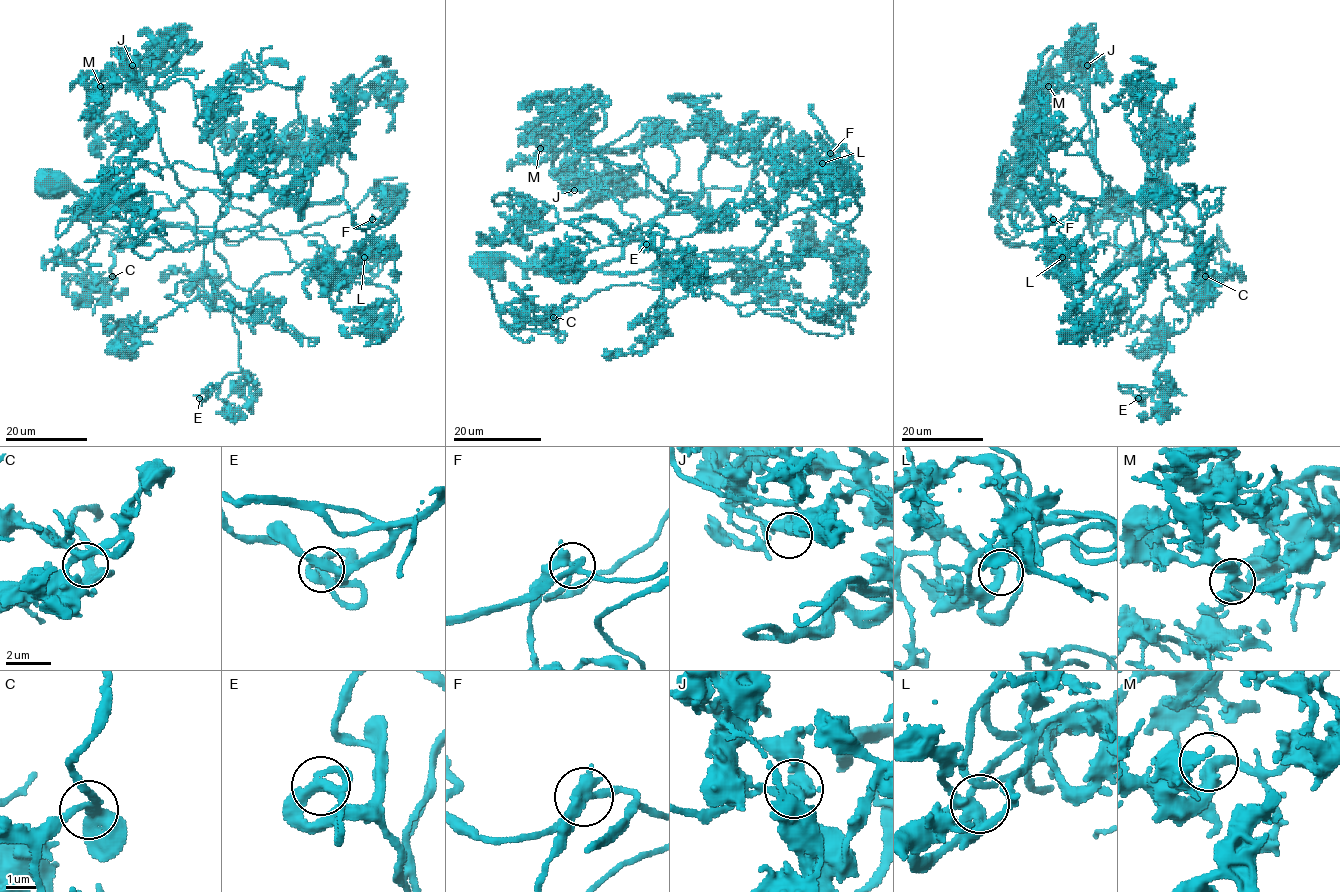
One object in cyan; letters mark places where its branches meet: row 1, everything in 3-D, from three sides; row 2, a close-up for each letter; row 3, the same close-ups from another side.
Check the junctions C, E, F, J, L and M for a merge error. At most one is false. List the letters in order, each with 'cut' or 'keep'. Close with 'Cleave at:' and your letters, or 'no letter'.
C: keep
E: keep
F: keep
J: keep
L: keep
M: keep
Cleave at: no letter

